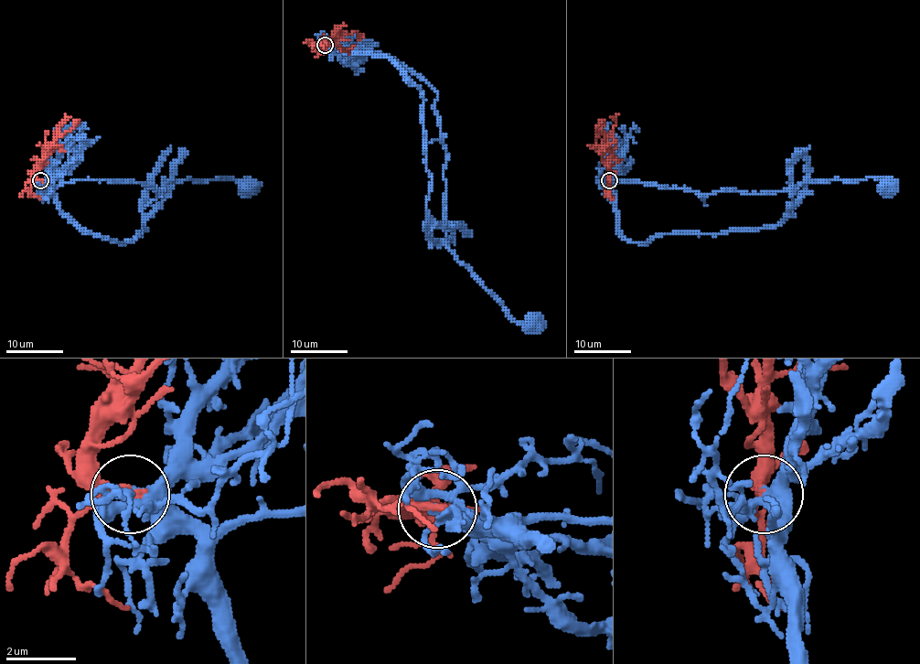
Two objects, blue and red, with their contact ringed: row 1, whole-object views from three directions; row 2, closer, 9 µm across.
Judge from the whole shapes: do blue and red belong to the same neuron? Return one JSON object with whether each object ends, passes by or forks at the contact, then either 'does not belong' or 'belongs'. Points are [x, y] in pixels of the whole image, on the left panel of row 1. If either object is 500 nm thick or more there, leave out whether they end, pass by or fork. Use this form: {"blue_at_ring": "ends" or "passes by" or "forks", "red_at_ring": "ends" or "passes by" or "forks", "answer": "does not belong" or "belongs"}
{"blue_at_ring": "forks", "red_at_ring": "passes by", "answer": "belongs"}

